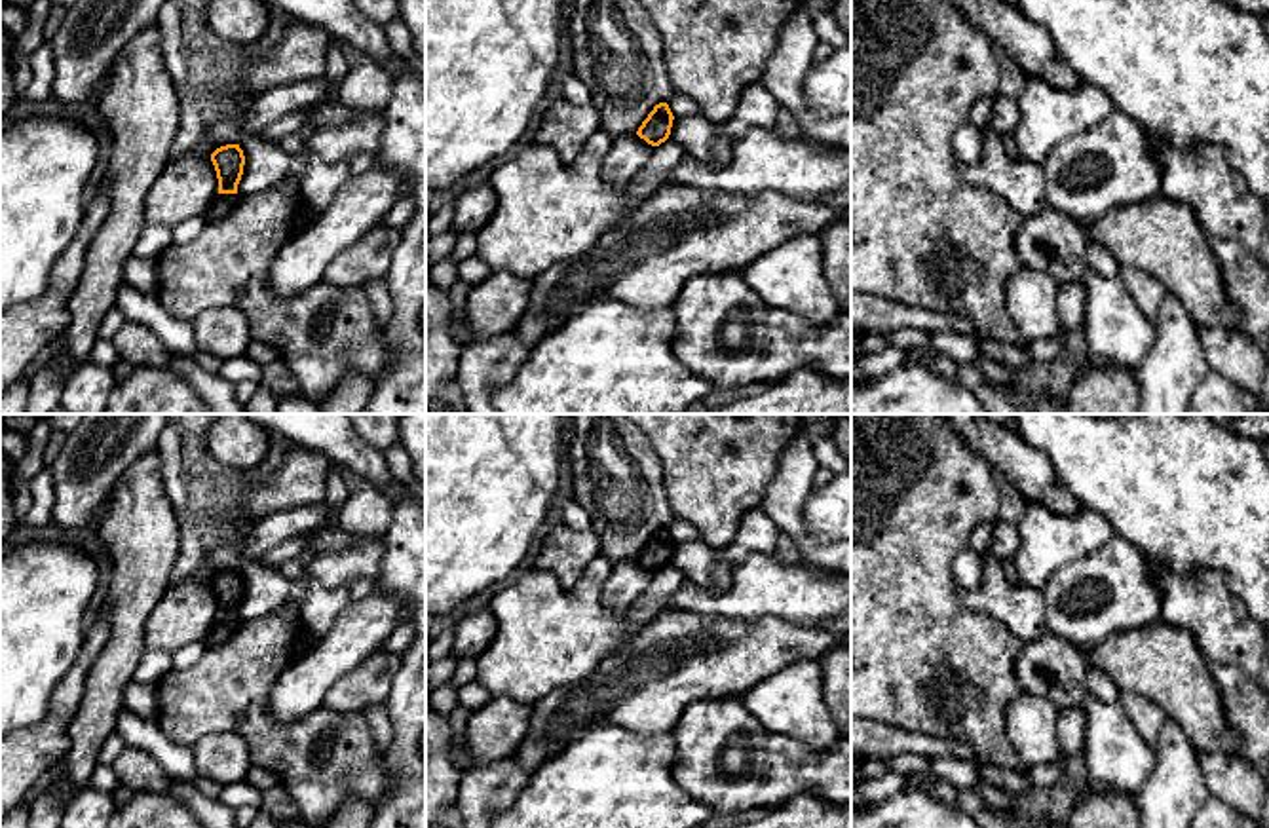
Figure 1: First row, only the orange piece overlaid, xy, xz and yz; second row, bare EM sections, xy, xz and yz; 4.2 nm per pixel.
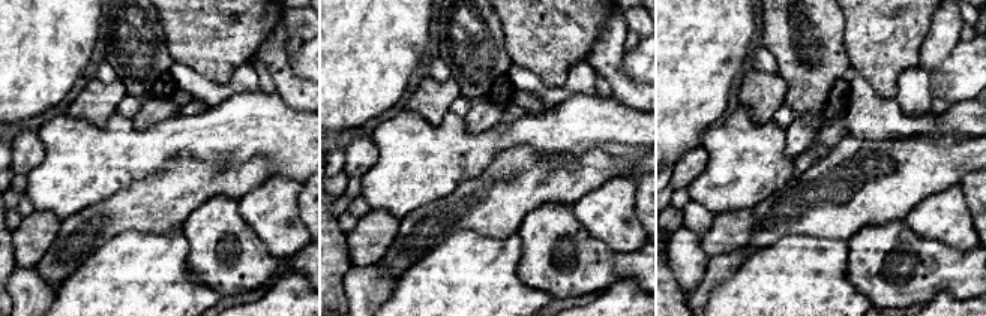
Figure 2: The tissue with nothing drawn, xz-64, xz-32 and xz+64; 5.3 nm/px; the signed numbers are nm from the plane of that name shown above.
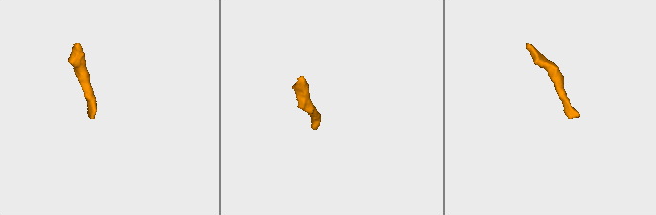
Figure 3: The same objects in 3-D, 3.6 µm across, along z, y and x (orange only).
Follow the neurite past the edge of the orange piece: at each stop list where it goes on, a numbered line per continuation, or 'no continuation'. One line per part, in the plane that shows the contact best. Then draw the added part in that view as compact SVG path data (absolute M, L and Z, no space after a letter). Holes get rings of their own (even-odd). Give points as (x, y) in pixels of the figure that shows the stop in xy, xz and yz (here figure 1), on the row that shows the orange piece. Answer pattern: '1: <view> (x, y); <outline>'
1: xy (223, 202); M217 194L213 205L203 215L207 220L215 220L222 216L228 209L232 209L237 201L237 194Z

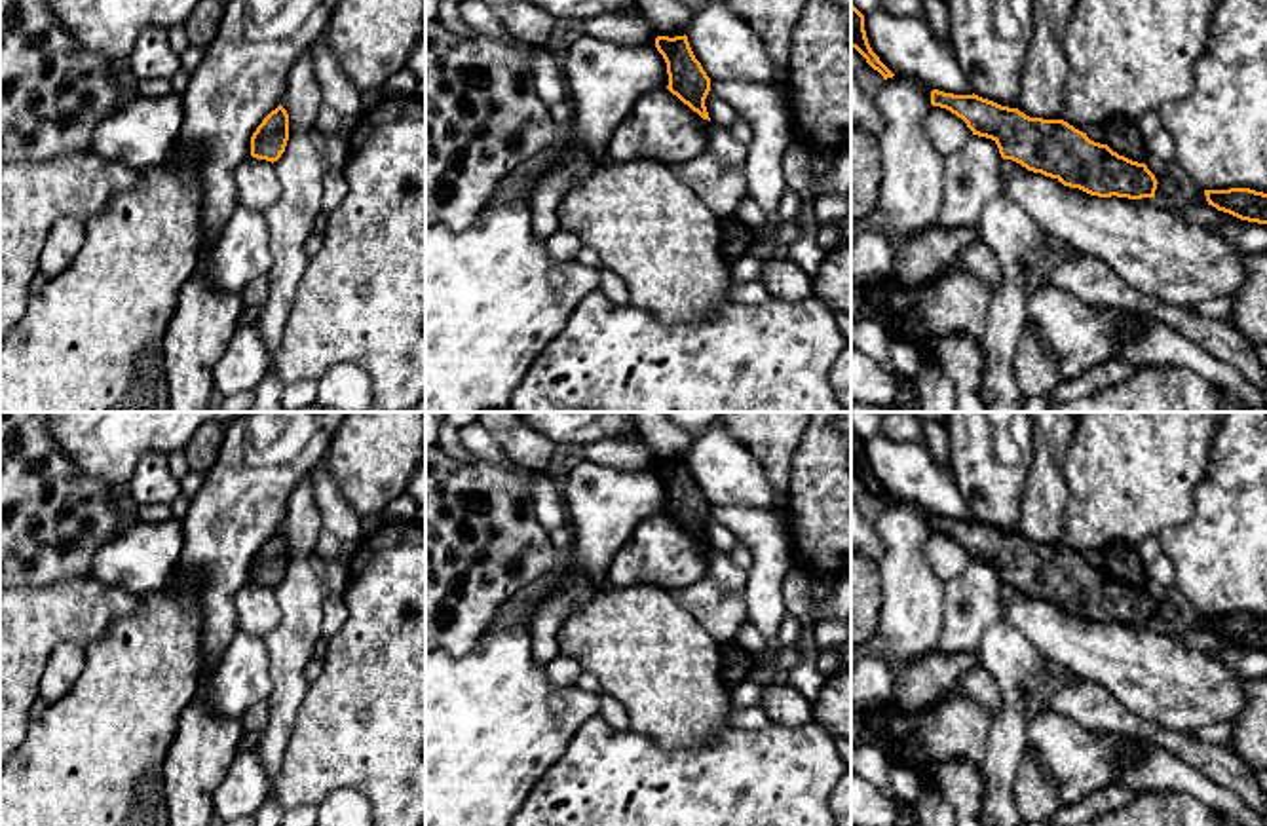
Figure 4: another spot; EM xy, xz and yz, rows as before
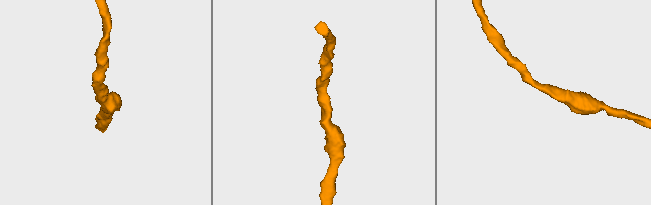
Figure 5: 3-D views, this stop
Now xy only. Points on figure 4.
no continuation

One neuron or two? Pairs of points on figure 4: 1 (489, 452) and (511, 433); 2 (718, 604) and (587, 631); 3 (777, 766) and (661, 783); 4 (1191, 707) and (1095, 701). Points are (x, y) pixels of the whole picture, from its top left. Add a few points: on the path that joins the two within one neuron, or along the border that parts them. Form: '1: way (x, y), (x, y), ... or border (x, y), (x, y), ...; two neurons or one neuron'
1: border (487, 431), (513, 460); two neurons
2: border (671, 593), (717, 642); two neurons
3: way (749, 783), (690, 783); one neuron
4: border (1083, 678), (1100, 682), (1127, 709), (1159, 726); two neurons

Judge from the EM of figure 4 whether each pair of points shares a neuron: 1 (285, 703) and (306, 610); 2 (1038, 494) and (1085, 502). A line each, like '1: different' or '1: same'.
1: same
2: different

